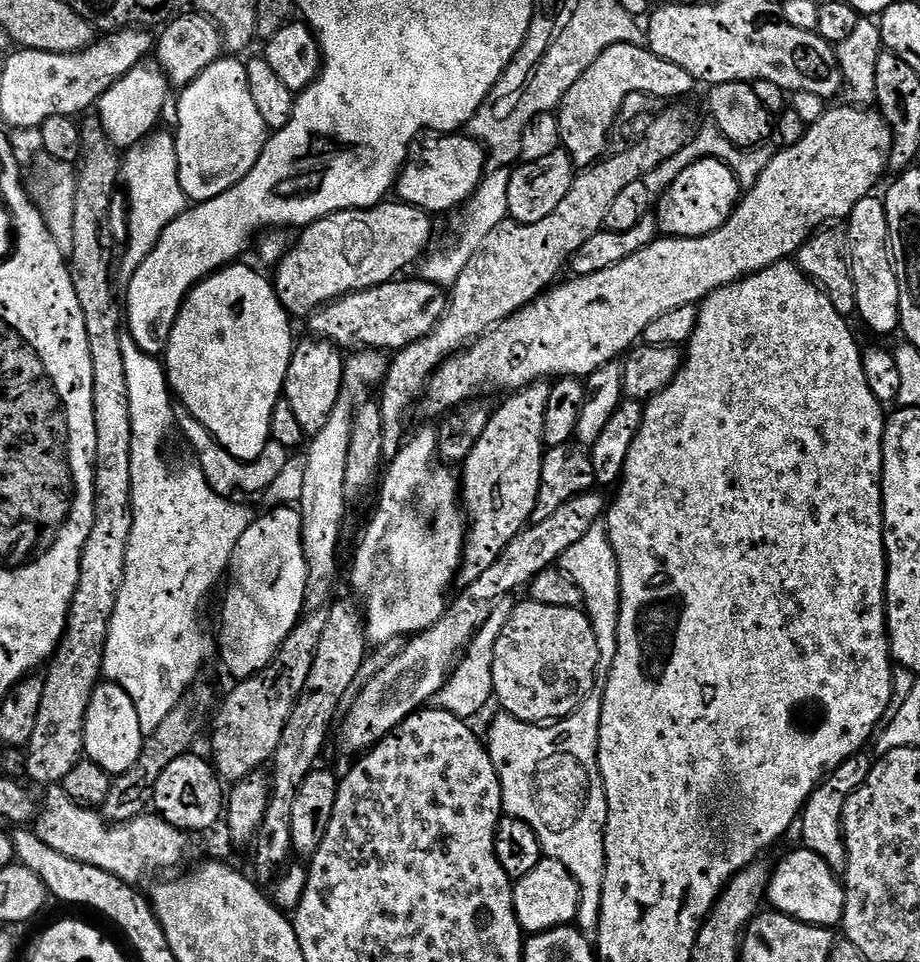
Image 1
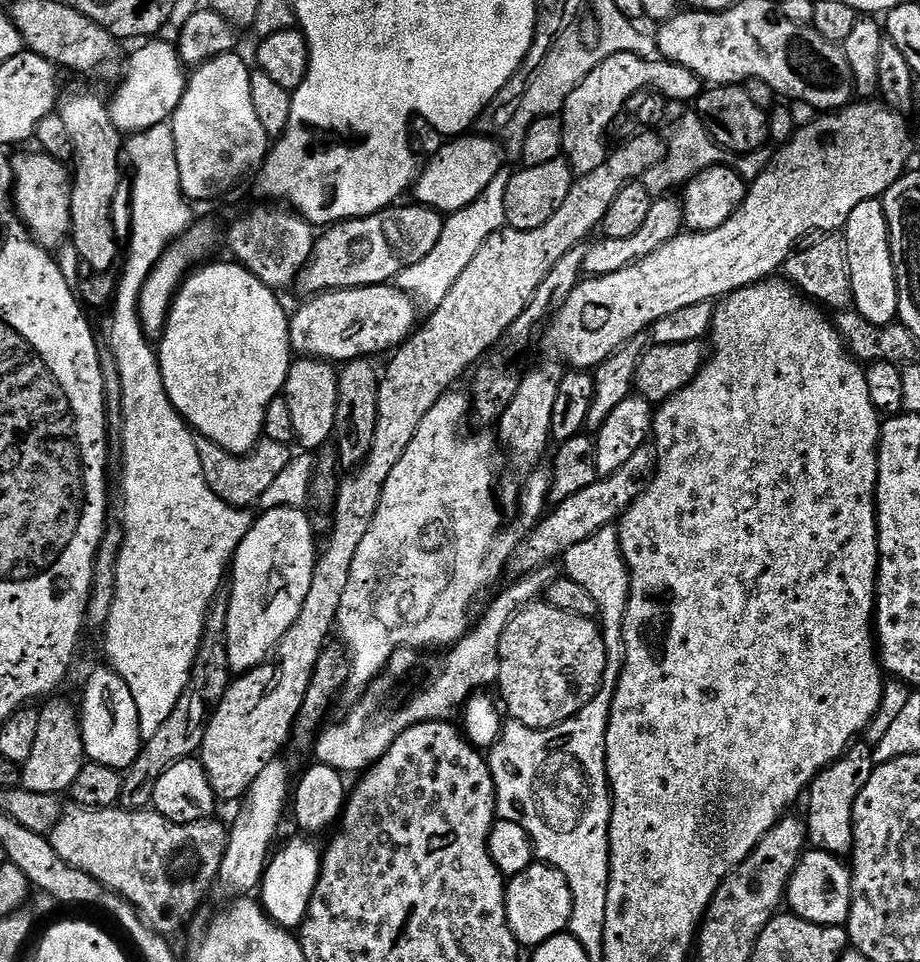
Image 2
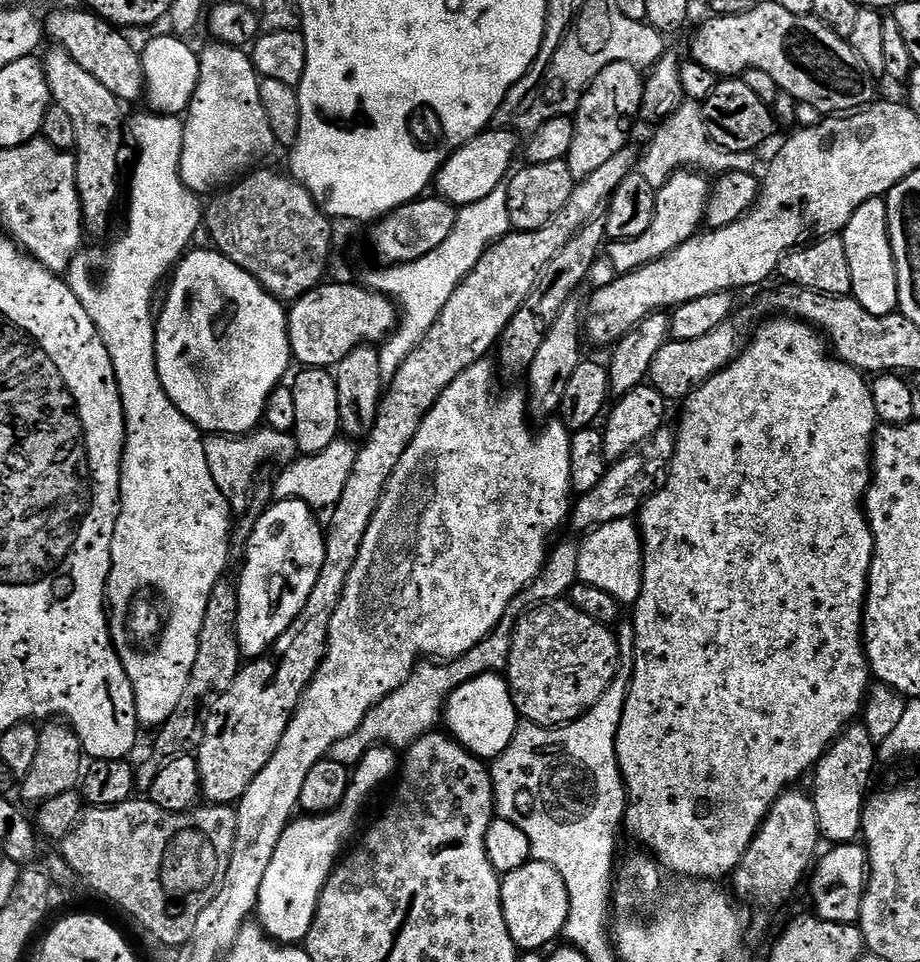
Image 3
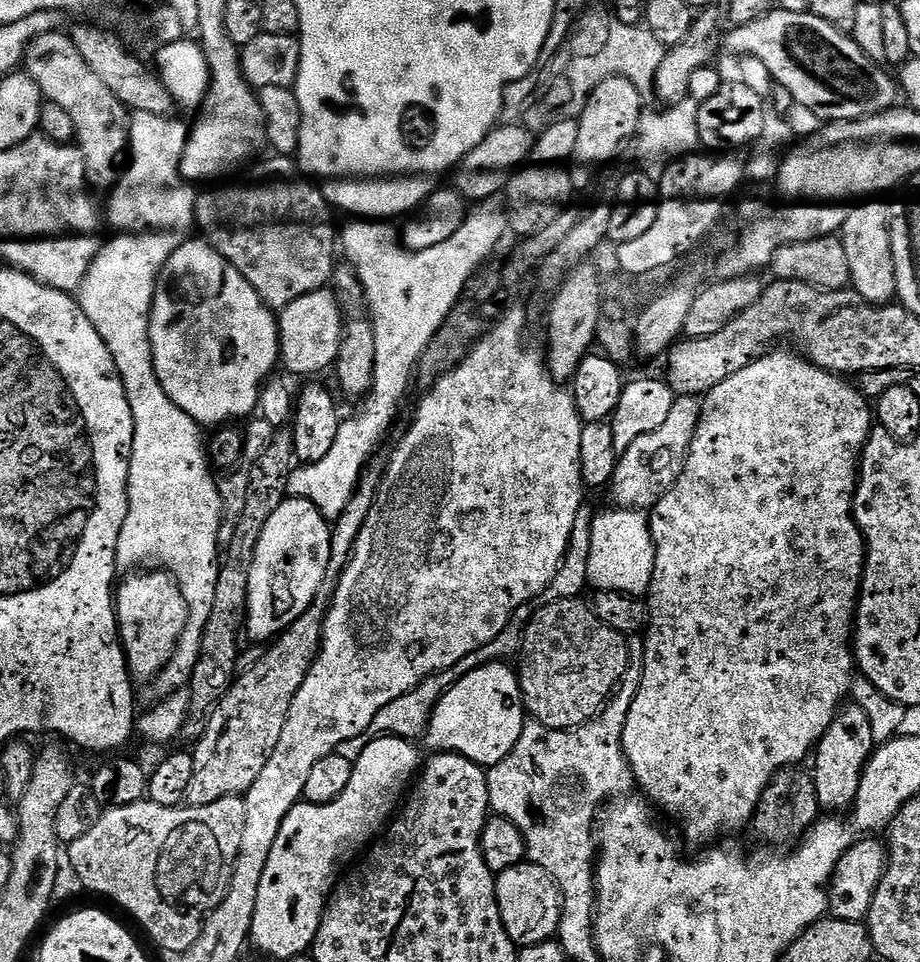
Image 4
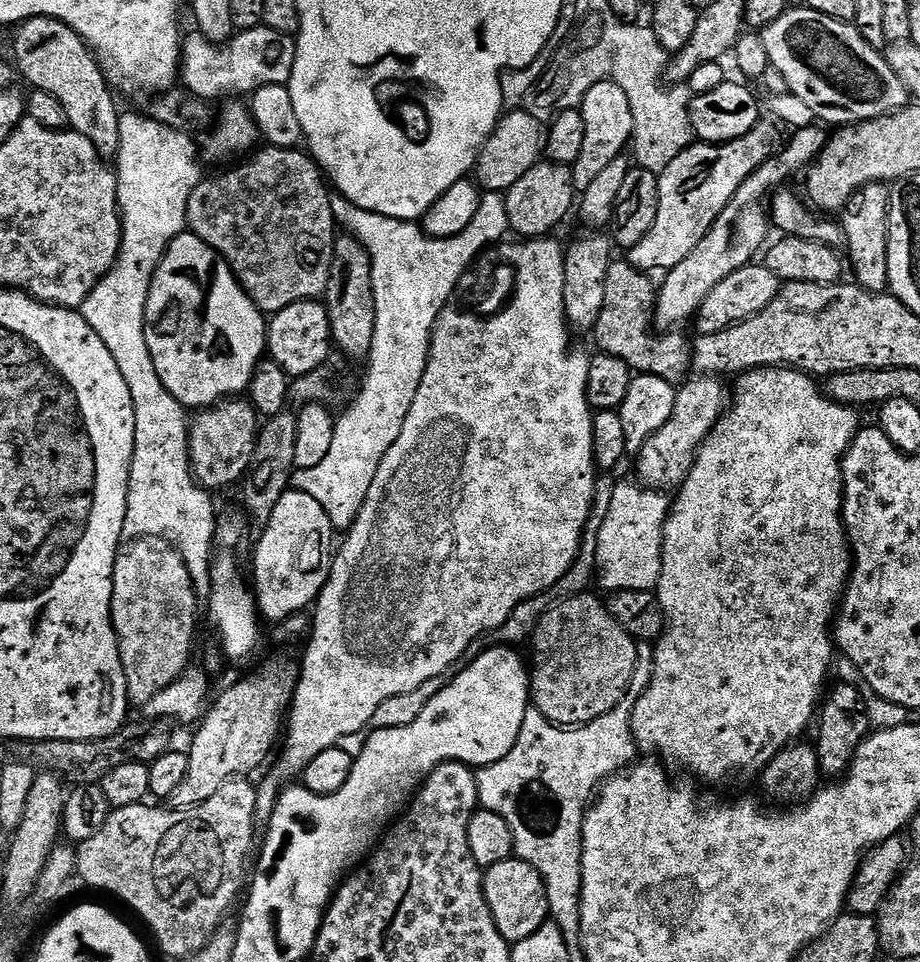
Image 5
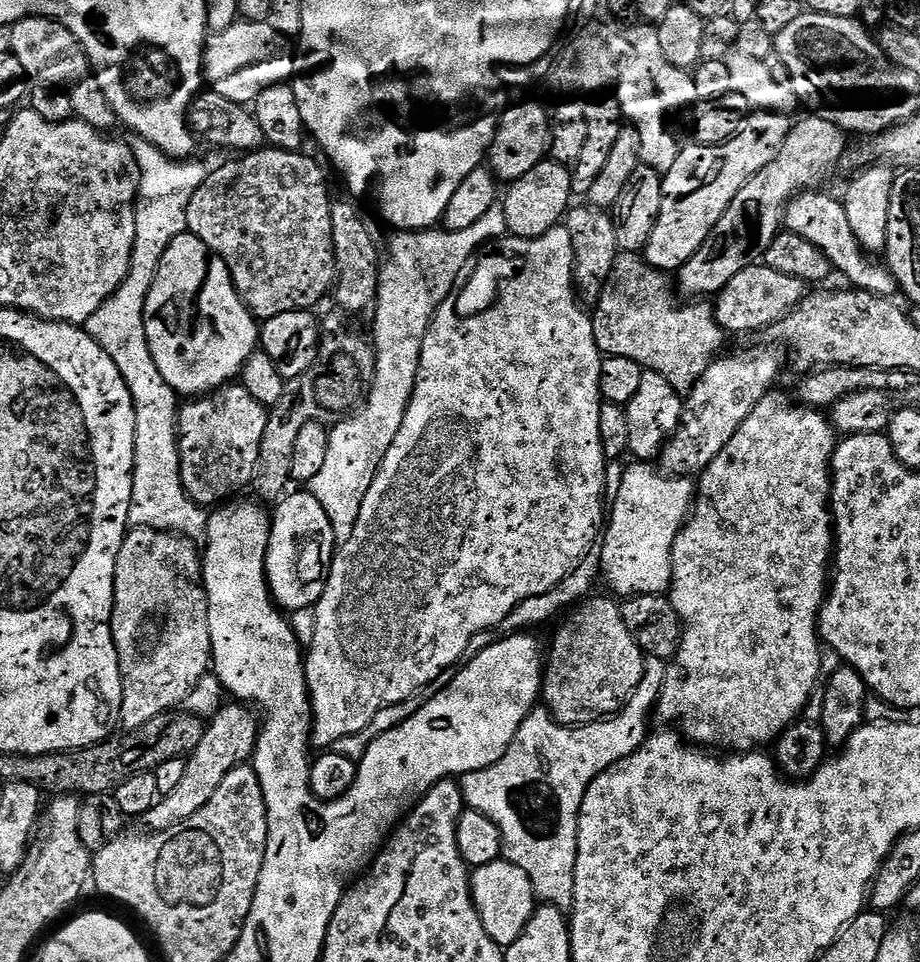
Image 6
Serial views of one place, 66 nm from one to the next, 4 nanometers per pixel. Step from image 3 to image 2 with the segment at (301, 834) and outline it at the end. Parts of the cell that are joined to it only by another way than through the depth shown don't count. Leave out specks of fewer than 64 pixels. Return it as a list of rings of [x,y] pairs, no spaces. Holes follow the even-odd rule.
[[[302,839],[306,840],[290,841],[281,852],[279,849],[269,859],[268,869],[264,872],[263,881],[258,889],[258,896],[262,901],[264,911],[276,924],[289,930],[299,929],[303,925],[320,876],[321,849],[316,849],[308,841],[311,839]]]

